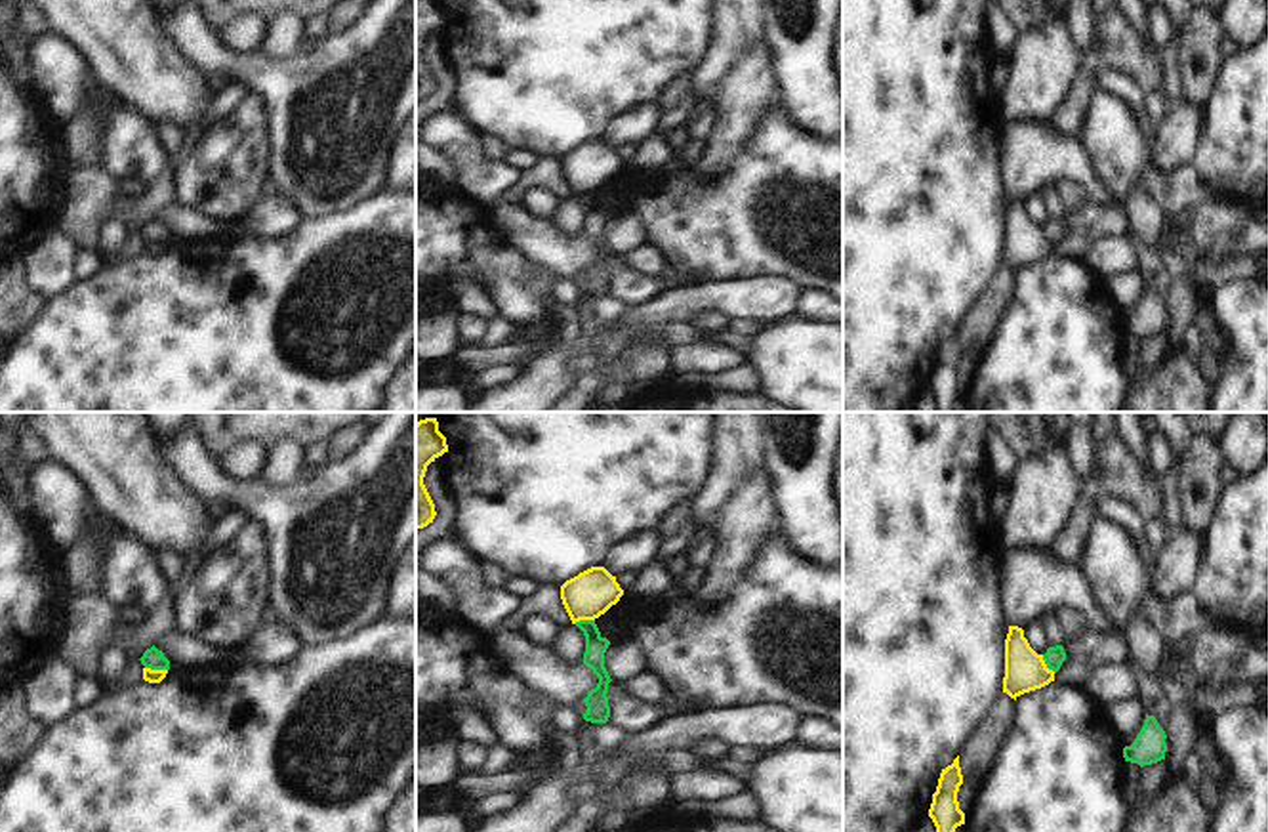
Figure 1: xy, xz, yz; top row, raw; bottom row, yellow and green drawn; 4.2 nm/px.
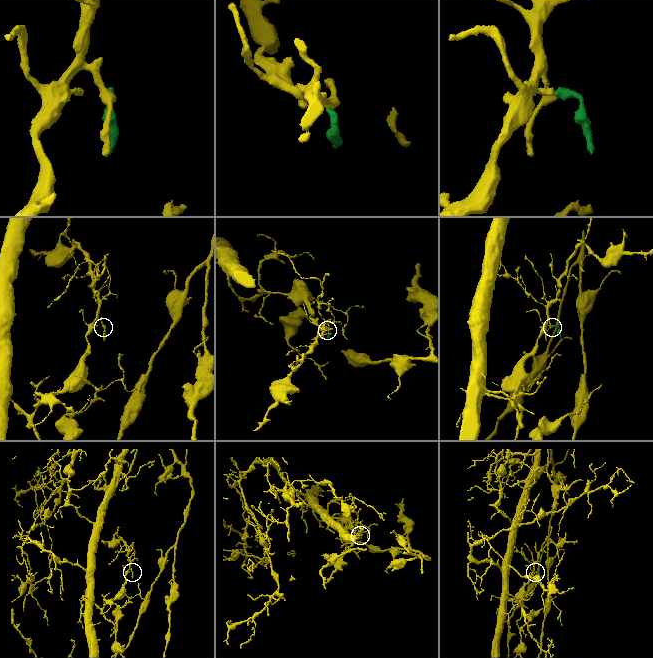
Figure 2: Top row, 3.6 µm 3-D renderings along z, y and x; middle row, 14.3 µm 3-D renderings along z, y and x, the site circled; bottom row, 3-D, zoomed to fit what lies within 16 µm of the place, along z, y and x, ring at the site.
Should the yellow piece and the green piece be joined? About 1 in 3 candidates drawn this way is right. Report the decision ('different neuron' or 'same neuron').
different neuron

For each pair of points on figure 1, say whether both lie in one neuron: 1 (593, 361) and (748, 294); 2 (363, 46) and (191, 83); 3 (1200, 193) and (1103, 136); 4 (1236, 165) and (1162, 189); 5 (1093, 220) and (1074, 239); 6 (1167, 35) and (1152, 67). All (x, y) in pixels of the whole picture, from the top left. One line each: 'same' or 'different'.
1: different
2: different
3: same
4: different
5: same
6: different

